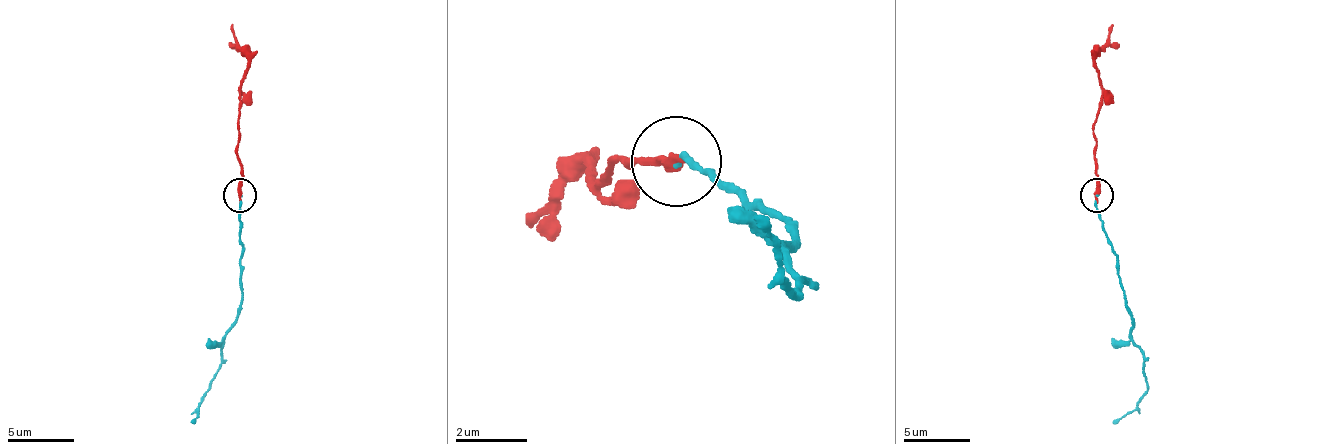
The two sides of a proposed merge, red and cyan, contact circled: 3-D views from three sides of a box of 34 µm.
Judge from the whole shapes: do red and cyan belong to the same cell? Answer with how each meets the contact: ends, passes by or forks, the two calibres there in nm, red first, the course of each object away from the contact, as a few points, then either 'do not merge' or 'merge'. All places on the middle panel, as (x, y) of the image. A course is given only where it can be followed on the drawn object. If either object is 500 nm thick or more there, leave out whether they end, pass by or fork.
red ends; cyan ends; calibres 320 and 130 nm; course red (677, 159), (611, 157), (595, 188), (579, 164), (529, 230); course cyan (677, 159), (707, 173), (746, 206), (796, 219), (784, 252), (806, 284), (790, 290), (752, 215); merge

